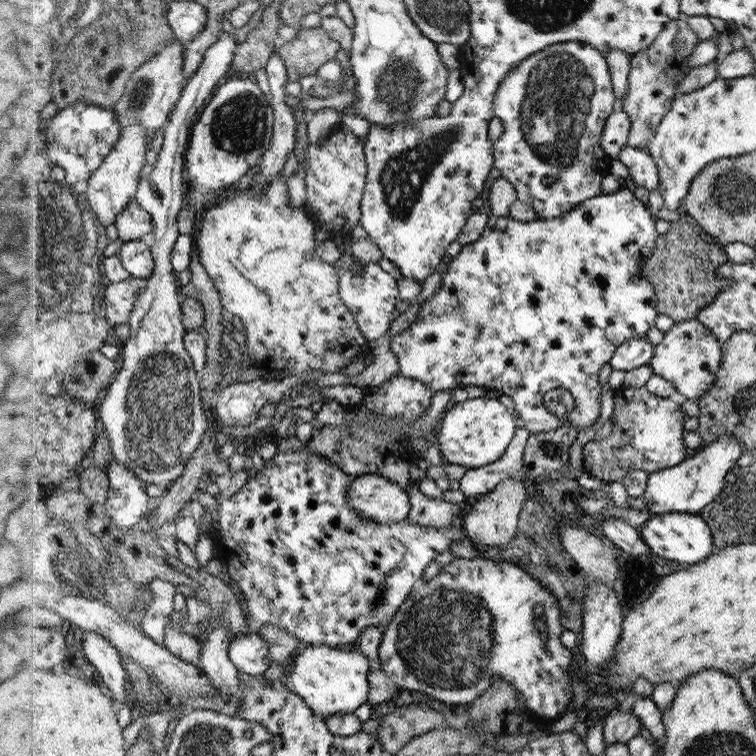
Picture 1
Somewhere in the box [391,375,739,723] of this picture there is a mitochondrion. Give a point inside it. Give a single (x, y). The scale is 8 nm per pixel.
(448, 638)

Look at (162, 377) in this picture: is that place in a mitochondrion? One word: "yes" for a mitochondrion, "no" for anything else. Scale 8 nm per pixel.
yes

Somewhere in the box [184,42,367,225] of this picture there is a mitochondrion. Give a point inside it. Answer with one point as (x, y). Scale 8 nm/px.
(238, 126)

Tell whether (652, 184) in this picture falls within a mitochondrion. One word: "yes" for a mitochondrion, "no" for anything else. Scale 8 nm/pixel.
no

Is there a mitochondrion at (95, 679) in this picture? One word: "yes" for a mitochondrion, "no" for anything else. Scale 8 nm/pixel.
no

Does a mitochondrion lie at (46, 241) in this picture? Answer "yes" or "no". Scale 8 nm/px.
yes

